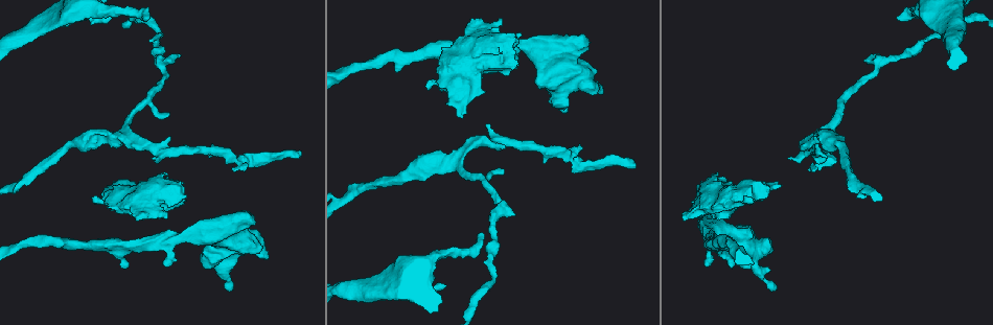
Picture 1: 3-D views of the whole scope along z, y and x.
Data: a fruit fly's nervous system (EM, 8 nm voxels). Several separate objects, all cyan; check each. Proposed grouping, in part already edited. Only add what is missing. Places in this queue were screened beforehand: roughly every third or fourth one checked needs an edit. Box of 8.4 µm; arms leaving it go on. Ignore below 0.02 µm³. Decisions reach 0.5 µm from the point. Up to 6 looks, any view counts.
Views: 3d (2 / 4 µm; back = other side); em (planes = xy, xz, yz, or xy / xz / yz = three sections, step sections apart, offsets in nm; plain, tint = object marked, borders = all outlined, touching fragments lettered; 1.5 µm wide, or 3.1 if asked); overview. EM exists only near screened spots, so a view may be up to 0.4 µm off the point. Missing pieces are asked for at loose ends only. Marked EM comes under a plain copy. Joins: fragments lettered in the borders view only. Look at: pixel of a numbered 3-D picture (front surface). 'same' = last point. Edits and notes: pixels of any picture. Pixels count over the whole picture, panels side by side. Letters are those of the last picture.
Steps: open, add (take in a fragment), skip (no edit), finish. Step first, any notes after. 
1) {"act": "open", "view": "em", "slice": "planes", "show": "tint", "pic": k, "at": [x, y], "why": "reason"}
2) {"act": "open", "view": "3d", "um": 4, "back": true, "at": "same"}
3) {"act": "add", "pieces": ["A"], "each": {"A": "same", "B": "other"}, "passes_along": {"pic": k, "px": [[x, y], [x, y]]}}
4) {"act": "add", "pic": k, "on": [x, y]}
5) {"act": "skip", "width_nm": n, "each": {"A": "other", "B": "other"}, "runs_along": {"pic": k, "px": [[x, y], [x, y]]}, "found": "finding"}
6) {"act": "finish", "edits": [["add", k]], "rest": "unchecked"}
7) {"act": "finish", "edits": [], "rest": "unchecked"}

{"act": "open", "view": "em", "slice": "planes", "show": "tint", "pic": 1, "at": [231, 289], "why": "branch stops here"}

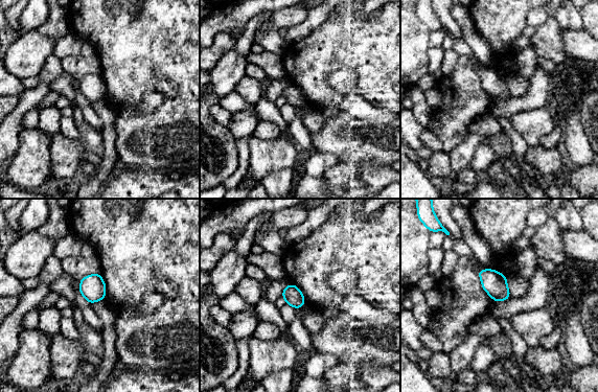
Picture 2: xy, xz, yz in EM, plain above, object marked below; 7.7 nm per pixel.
{"act": "open", "view": "em", "slice": "planes", "show": "borders", "at": "same"}

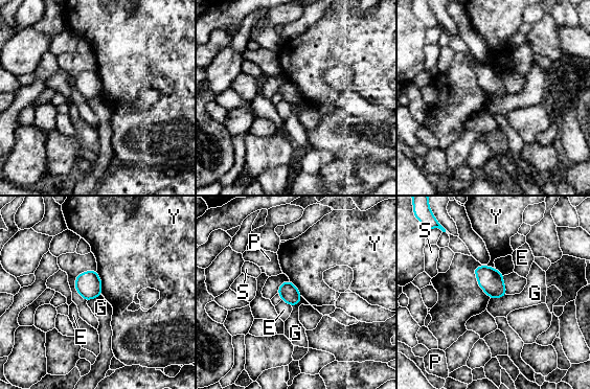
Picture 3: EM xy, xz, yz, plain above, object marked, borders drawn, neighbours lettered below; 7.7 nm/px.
{"act": "skip", "longest_contact_nm": ["Y", 280], "each": {"E": "other", "G": "other", "P": "other", "S": "other", "Y": "other"}, "found": "none of them fits"}

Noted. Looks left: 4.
{"act": "open", "view": "em", "slice": "xz", "step": 4, "show": "tint", "pic": 1, "at": [588, 42], "why": "an open end"}

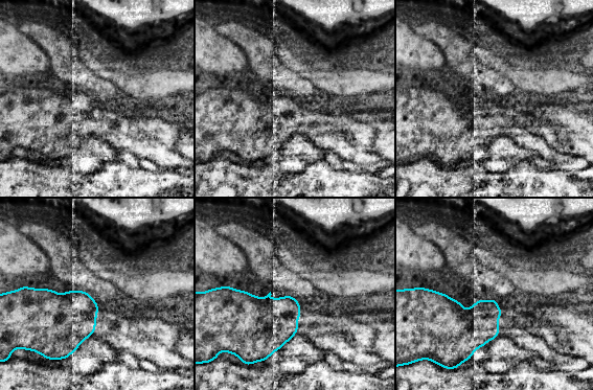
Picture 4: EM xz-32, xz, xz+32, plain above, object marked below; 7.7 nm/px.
{"act": "open", "view": "em", "slice": "planes", "show": "borders", "at": "same"}

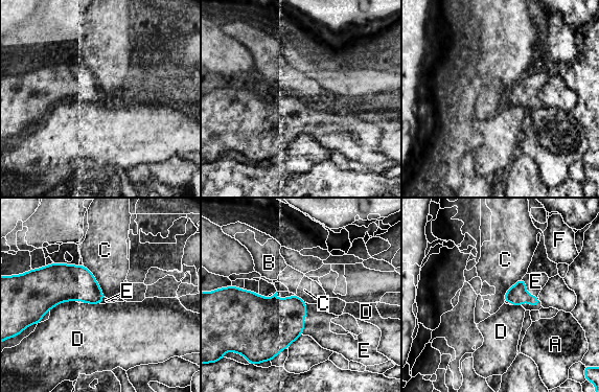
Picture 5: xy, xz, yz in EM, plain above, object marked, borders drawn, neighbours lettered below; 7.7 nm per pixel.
{"act": "add", "pic": 5, "on": [535, 281], "each": {"A": "other", "B": "other", "C": "other", "D": "other", "E": "same", "F": "other"}, "passes_along": {"pic": 5, "px": [[511, 295], [528, 295], [535, 281]]}, "found": "it goes on there"}

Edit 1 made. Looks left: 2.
{"act": "finish", "edits": [["add", 5]], "rest": "unchecked"}

